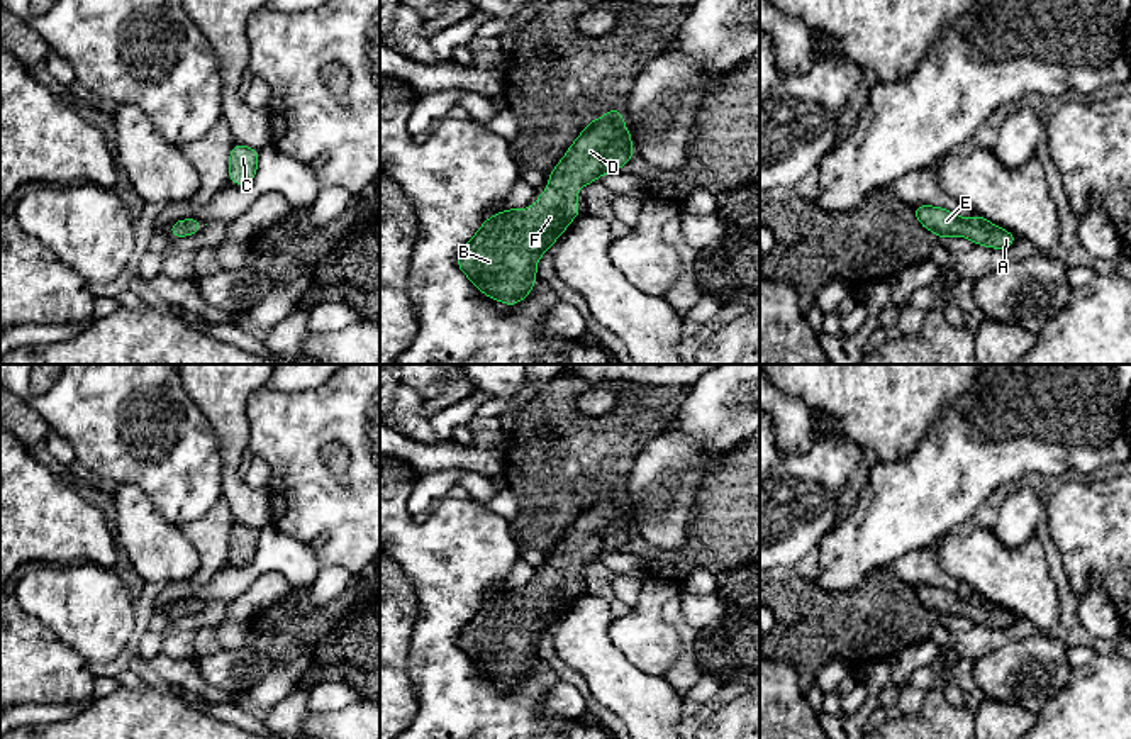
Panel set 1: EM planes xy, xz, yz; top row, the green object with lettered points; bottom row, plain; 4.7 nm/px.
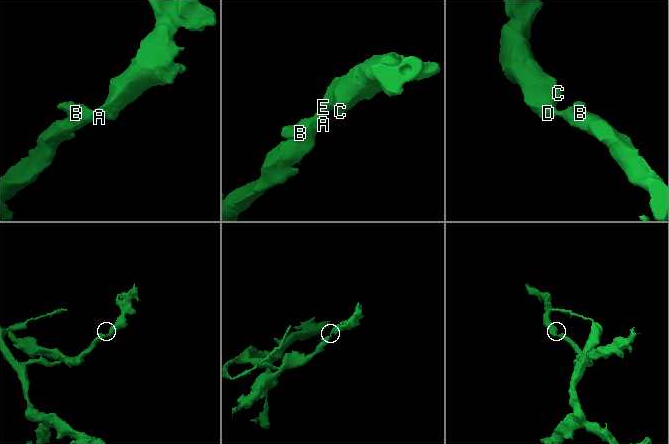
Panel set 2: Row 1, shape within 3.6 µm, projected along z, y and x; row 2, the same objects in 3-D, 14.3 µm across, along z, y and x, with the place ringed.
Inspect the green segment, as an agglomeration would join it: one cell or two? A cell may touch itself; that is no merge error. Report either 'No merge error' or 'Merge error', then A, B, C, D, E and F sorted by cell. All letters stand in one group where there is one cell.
No merge error. Groups: A B C D E F

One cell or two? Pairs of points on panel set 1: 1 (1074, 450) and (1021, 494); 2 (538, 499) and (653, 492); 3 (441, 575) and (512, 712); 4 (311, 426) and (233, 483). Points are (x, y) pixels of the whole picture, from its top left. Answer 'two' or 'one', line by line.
1: two
2: two
3: one
4: two

